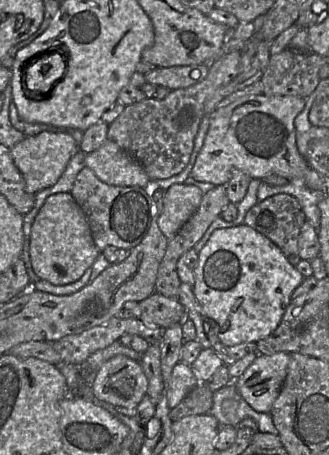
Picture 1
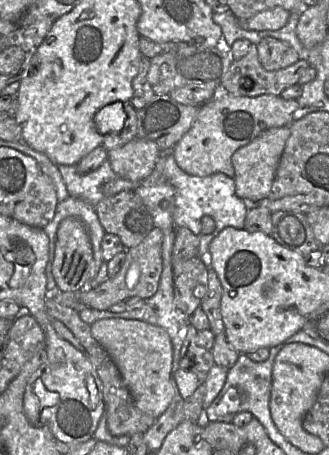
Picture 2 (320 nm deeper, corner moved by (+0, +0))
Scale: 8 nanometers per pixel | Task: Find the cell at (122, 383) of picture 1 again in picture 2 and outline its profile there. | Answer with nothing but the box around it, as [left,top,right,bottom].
[91,319,174,418]

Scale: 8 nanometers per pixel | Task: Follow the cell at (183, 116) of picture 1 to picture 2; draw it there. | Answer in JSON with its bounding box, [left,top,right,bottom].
[257,37,299,71]

